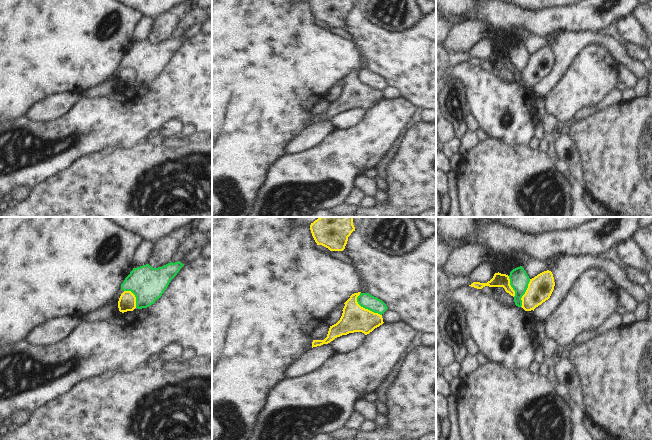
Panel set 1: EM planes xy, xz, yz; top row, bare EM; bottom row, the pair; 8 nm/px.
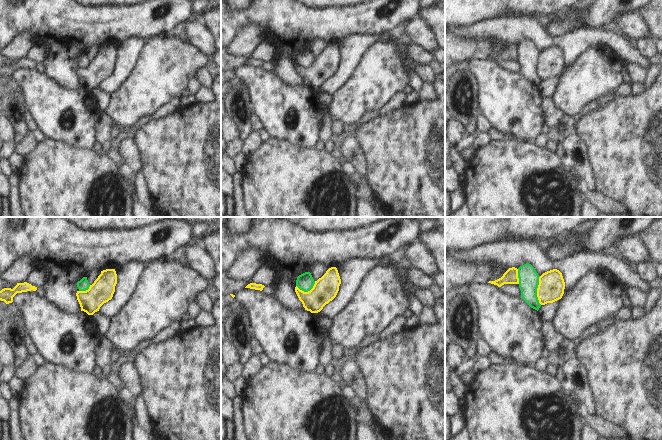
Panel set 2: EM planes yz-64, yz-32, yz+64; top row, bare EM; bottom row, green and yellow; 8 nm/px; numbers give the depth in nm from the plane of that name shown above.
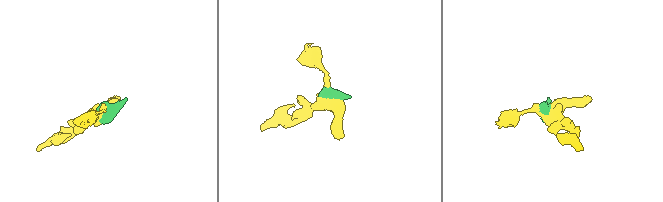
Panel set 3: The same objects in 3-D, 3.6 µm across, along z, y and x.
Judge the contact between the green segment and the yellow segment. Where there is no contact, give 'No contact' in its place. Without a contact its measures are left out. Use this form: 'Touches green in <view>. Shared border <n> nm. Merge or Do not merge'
Touches green in xz. Shared border 260 nm. Do not merge

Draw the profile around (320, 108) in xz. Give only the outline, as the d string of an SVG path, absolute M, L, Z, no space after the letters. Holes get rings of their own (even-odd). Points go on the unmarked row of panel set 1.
M326 99L319 100L312 108L313 116L324 116L327 113L330 102Z

